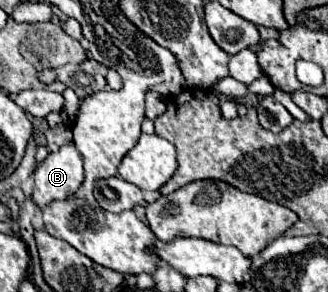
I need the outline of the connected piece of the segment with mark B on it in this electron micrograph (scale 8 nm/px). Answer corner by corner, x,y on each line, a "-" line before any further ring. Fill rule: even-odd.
64,145
58,153
50,153
34,169
32,201
44,209
52,201
68,199
84,181
82,155
74,145

